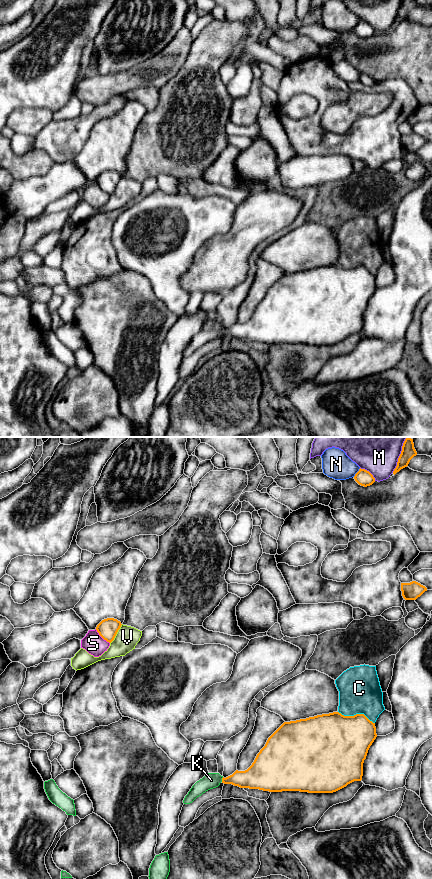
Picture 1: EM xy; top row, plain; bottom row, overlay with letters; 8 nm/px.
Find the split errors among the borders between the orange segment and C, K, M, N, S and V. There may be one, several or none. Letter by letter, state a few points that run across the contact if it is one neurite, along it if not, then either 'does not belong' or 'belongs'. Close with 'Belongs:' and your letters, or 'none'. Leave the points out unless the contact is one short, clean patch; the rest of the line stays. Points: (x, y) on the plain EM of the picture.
C: does not belong
K: line xy (253, 330), (222, 331), (211, 332); belongs
M: does not belong
N: does not belong
S: does not belong
V: does not belong
Belongs: K

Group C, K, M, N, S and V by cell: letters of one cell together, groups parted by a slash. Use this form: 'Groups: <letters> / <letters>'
Groups: C S / K / M / N / V

